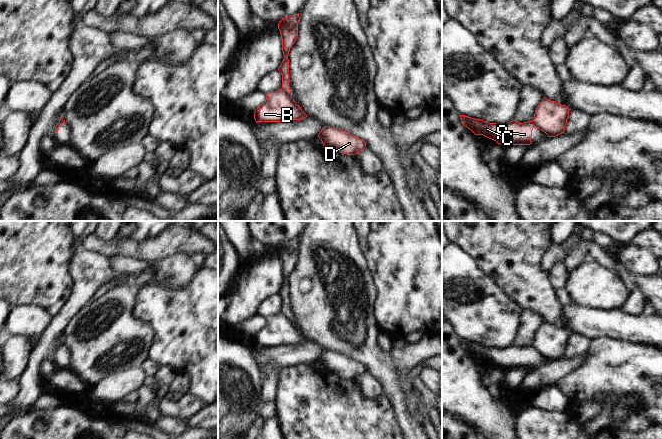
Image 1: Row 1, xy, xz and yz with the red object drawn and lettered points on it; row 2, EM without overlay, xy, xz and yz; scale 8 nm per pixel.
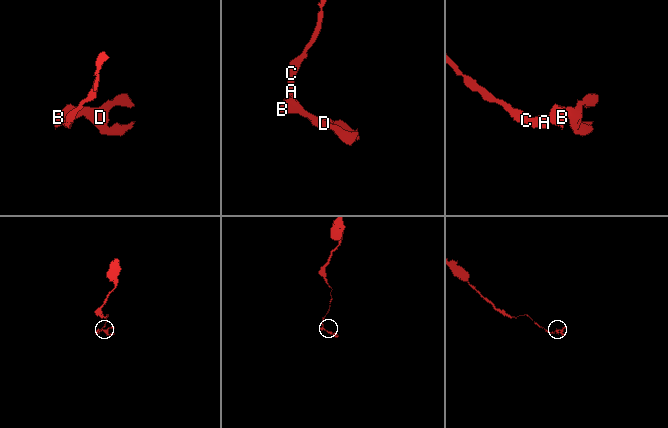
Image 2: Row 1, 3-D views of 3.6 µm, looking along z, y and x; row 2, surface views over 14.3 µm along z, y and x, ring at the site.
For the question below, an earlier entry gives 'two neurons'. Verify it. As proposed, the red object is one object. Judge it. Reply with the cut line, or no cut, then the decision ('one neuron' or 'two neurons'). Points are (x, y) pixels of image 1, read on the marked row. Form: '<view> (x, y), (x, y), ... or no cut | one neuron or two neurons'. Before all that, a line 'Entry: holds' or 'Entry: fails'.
Entry: holds
yz (533, 120), (532, 127) | two neurons

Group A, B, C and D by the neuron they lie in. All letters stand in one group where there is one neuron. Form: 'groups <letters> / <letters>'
groups A C / B D

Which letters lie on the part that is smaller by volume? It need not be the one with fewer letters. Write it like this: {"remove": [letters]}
{"remove": ["B", "D"]}

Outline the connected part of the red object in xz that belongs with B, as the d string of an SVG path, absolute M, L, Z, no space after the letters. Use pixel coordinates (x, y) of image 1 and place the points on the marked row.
M284 88L266 94L265 102L254 112L256 123L302 120L306 117L290 92Z

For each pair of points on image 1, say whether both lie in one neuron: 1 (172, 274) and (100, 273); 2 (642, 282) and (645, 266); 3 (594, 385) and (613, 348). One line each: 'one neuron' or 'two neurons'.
1: one neuron
2: two neurons
3: one neuron

